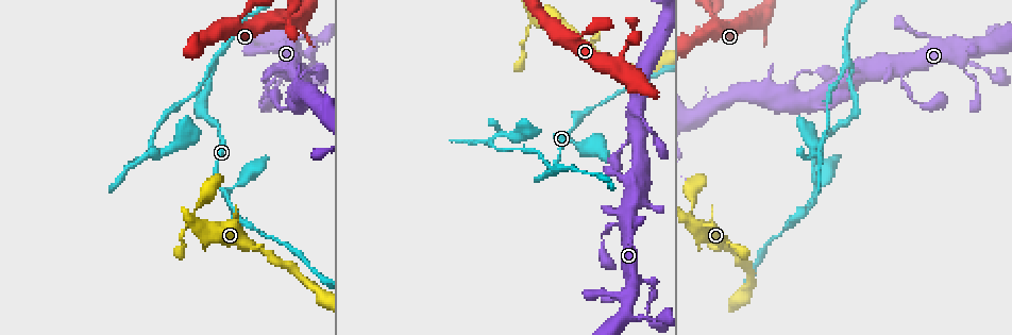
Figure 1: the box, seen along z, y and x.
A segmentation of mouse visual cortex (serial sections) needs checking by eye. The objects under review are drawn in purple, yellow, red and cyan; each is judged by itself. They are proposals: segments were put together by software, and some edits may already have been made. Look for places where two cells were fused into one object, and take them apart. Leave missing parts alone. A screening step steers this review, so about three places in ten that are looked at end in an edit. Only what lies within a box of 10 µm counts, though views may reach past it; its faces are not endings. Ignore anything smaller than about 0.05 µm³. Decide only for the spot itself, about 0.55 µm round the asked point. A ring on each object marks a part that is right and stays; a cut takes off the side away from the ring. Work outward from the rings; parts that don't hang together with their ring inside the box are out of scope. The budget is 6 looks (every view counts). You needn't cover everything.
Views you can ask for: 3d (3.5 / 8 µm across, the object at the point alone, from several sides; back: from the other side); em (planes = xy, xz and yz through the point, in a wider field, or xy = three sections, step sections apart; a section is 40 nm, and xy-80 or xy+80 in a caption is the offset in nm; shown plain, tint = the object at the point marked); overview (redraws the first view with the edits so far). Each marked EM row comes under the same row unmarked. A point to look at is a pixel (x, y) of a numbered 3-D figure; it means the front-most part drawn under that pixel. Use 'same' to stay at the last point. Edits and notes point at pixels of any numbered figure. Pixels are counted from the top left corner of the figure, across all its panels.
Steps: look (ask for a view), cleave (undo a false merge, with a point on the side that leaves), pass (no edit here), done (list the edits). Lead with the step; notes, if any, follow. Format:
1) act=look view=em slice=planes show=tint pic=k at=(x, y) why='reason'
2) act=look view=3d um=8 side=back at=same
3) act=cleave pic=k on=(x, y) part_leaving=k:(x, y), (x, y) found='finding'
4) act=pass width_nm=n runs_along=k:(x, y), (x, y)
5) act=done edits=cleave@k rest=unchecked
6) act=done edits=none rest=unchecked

act=look view=3d um=3.5 pic=1 at=(627, 44) why='sharp bend'

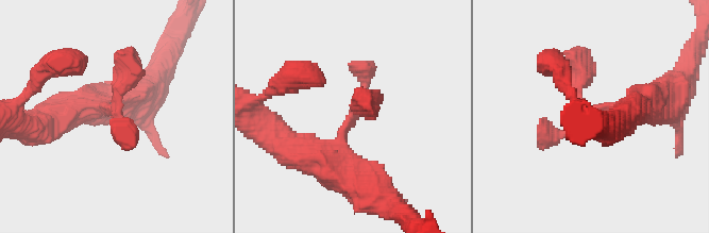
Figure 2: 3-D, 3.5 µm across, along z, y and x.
act=look view=em slice=xy step=3 show=tint pic=2 at=(118, 116)

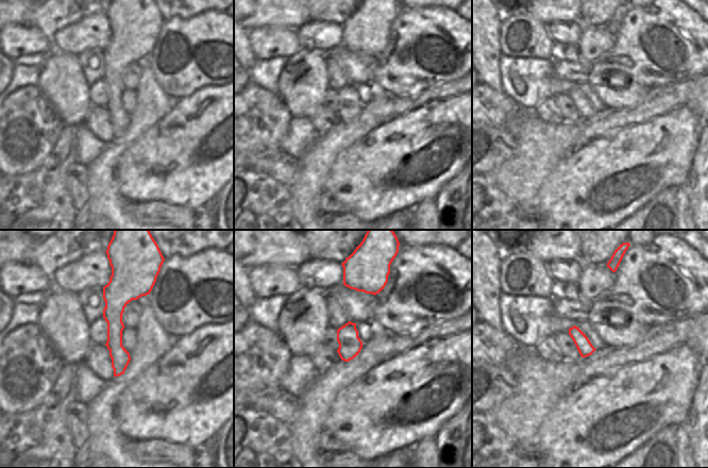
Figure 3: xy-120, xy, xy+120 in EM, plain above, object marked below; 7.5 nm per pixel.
act=look view=em slice=xy step=5 show=tint at=same why='another direction'

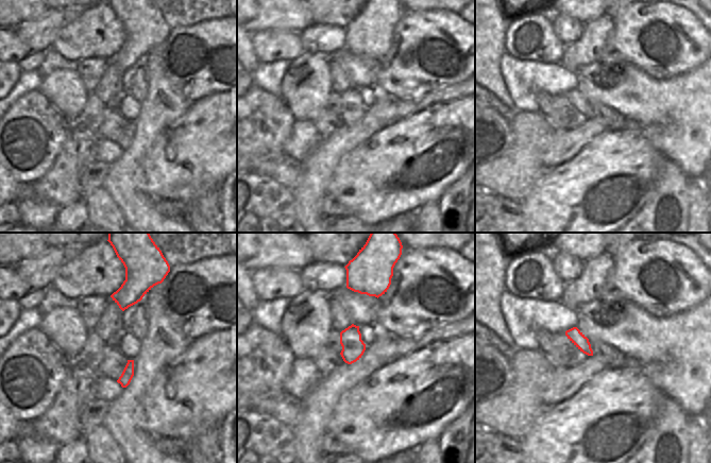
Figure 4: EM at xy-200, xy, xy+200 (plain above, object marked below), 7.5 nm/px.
act=pass width_nm=180 runs_along=2:(78, 111), (117, 114), (136, 62) found='continuous, no second cell'

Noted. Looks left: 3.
act=look view=3d um=3.5 pic=1 at=(555, 173) why='branch point'

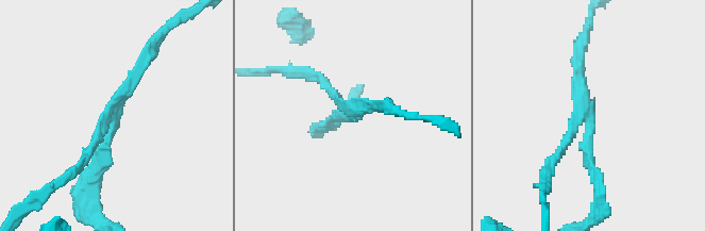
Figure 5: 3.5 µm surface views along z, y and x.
act=look view=em slice=xy step=2 show=tint pic=5 at=(110, 121)

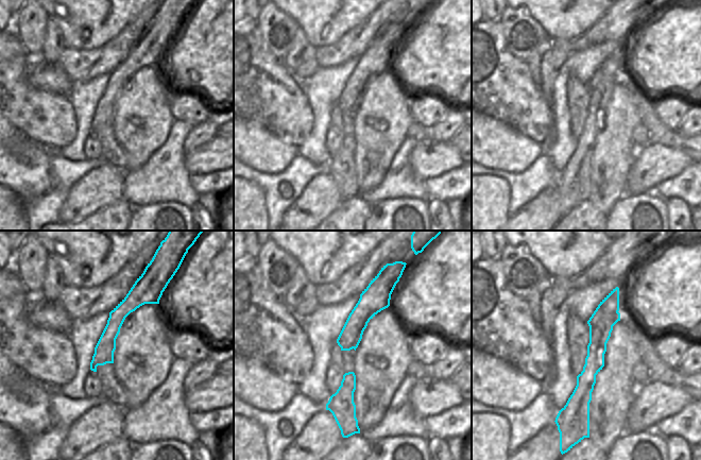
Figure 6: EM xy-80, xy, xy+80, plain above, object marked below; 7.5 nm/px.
act=cleave pic=5 on=(138, 70) width_nm=160 part_leaving=5:(108, 119), (88, 155), (46, 191) found='a second cell is stuck on'

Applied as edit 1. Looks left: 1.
act=look view=3d um=3.5 pic=1 at=(992, 45) why='four or more arms meet'

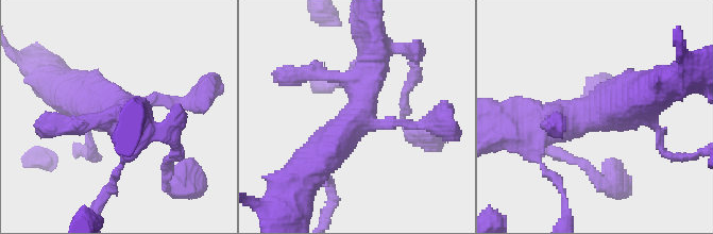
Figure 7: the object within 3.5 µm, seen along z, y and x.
act=pass runs_along=7:(375, 52), (361, 115), (309, 161) found='continuous, no second cell'

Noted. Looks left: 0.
act=done edits=cleave@5 rest=unchecked

